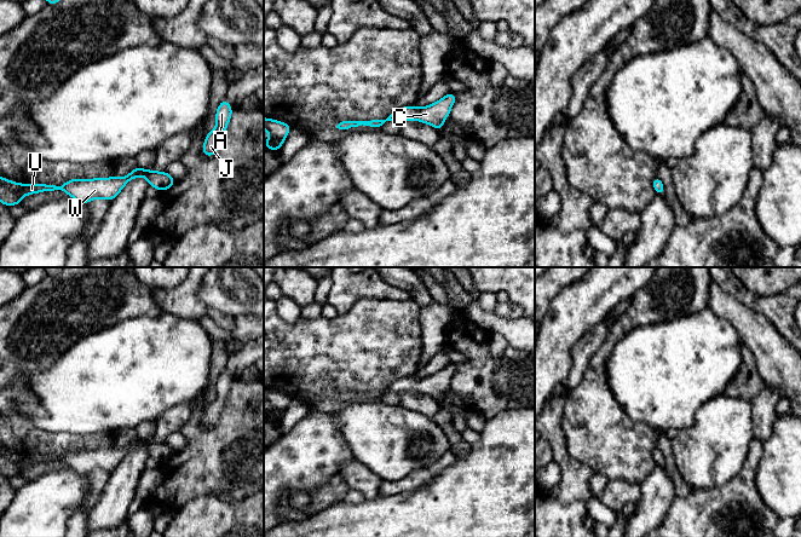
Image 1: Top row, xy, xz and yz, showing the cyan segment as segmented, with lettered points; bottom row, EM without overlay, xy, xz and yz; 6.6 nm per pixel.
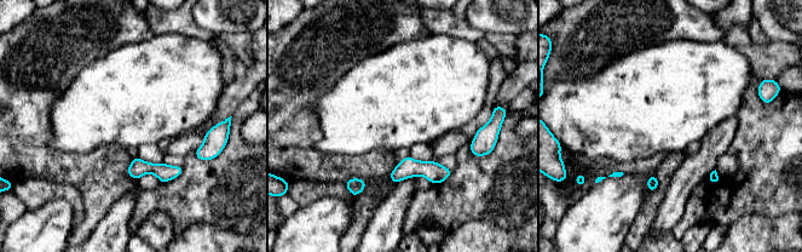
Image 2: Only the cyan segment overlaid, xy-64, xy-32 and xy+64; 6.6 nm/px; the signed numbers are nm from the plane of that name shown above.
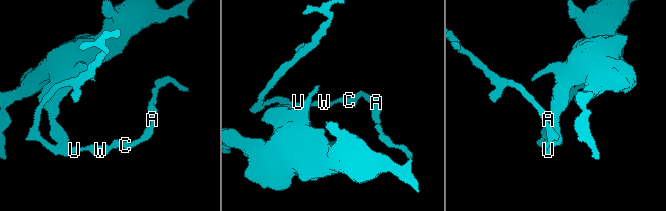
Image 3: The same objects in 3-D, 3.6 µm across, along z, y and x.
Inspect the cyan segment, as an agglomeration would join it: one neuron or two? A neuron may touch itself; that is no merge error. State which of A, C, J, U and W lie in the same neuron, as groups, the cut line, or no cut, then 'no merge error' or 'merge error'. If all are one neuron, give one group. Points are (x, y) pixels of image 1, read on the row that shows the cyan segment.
A C J U W; no cut; no merge error

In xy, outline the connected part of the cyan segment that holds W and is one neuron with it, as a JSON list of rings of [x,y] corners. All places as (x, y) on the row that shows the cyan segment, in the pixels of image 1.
[[[136,167],[122,178],[97,178],[97,179],[71,179],[60,186],[48,184],[19,184],[0,177],[0,202],[5,206],[17,206],[24,195],[33,195],[45,191],[62,190],[76,200],[79,203],[87,204],[93,198],[113,201],[123,186],[132,179],[144,177],[149,184],[166,191],[175,184],[175,180],[167,172],[155,172]]]

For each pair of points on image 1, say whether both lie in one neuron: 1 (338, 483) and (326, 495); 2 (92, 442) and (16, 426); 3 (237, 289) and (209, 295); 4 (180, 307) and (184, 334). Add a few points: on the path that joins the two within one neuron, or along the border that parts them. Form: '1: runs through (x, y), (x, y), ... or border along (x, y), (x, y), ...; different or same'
1: runs through (335, 485), (328, 492); same
2: runs through (73, 446), (53, 446), (35, 442); same
3: runs through (230, 289), (217, 290); same
4: border along (163, 311), (196, 319); different

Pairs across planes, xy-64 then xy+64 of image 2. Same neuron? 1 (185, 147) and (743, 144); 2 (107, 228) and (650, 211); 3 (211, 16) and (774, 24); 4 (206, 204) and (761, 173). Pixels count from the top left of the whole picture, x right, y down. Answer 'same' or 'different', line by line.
1: different
2: different
3: same
4: same

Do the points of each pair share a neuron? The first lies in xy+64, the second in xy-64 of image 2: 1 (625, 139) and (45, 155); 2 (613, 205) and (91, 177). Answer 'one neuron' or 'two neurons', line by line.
1: two neurons
2: two neurons

